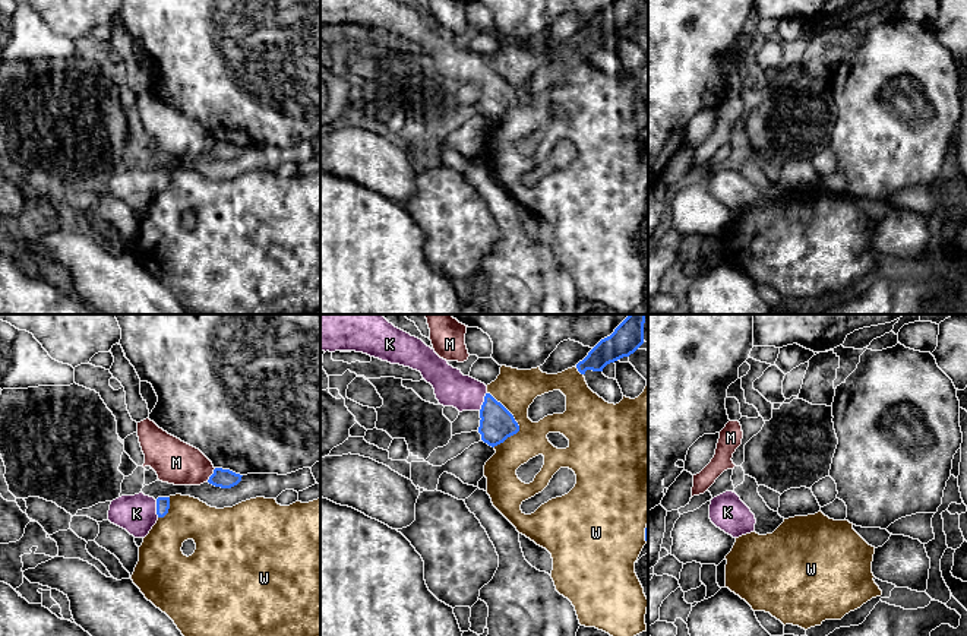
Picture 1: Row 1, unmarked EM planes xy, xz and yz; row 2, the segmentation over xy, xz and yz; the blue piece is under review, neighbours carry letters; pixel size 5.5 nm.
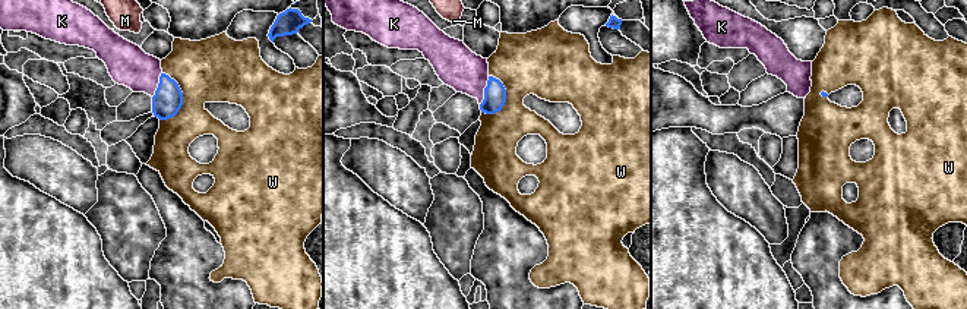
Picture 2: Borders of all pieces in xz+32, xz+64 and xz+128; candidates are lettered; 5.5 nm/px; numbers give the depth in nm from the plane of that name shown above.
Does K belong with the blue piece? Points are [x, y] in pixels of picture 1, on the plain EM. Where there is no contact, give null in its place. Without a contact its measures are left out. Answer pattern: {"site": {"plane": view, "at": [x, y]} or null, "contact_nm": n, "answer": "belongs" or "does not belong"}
{"site": {"plane": "xz", "at": [484, 73]}, "contact_nm": 110, "answer": "belongs"}

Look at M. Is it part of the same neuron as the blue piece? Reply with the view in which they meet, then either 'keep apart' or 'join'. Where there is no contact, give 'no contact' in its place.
xy | keep apart

